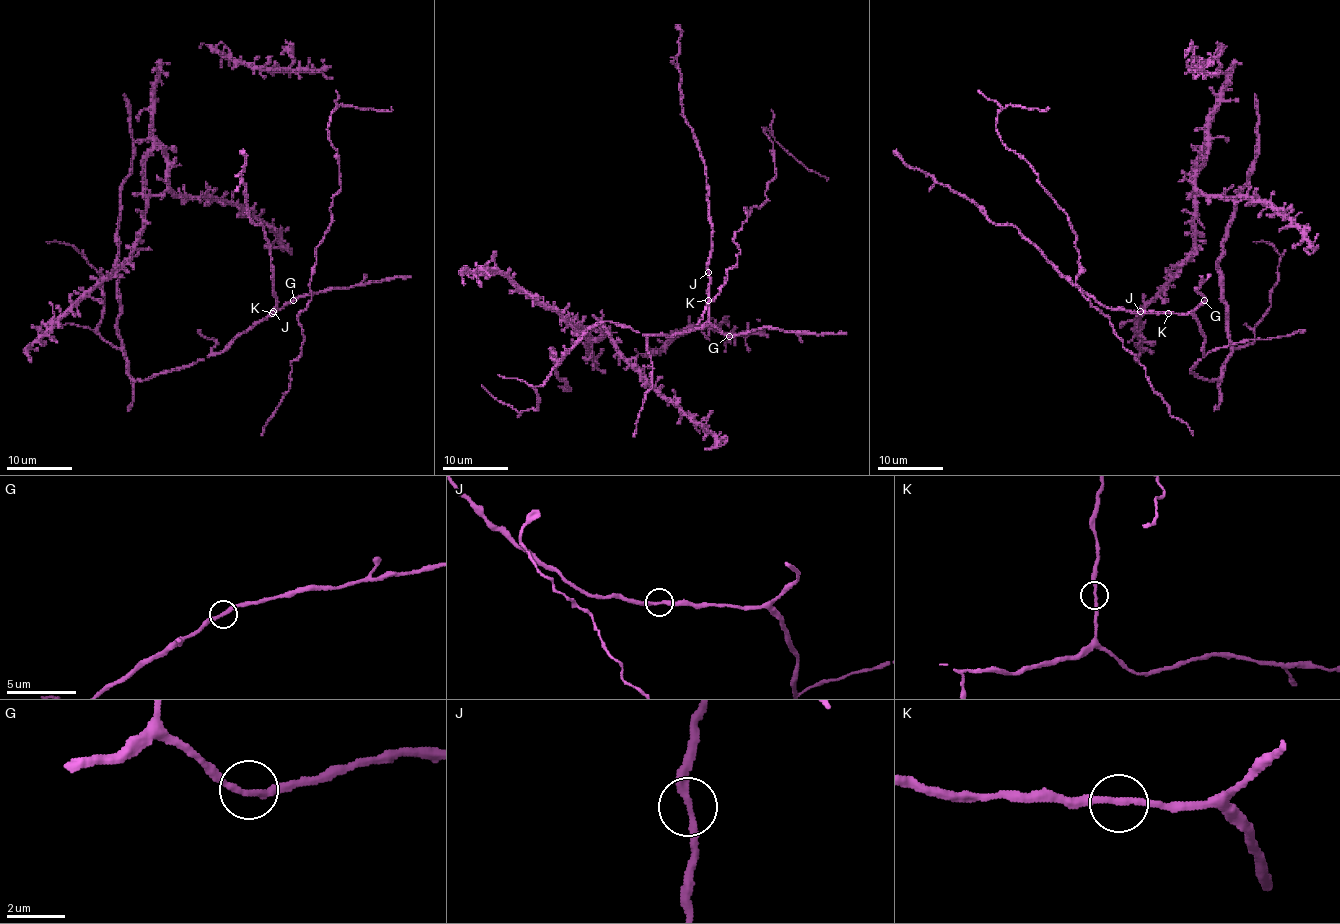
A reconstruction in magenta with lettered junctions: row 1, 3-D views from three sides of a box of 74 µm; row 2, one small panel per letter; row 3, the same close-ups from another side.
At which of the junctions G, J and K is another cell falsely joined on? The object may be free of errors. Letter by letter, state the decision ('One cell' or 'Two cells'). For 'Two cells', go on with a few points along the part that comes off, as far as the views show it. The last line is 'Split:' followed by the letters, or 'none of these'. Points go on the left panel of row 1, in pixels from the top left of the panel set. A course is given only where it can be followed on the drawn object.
G: One cell
J: One cell
K: One cell
Split: none of these

